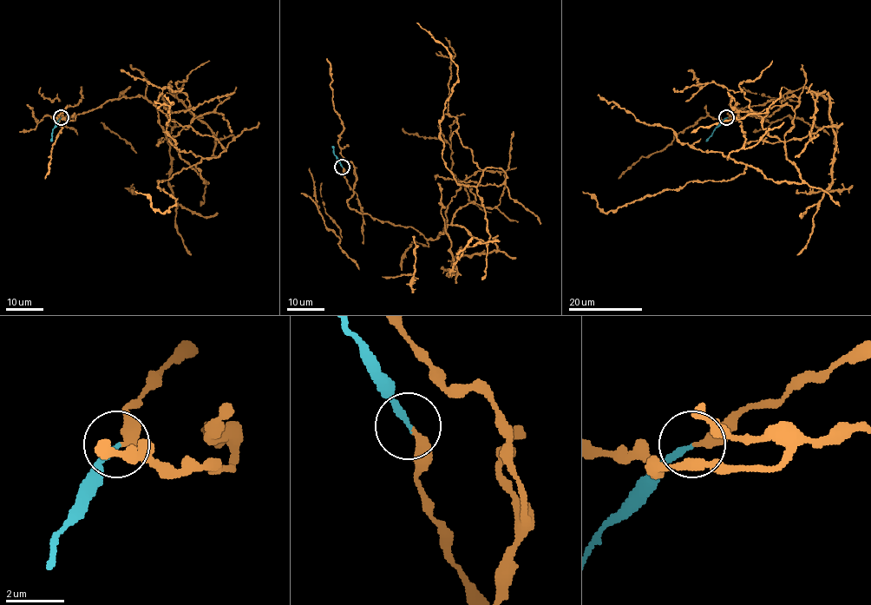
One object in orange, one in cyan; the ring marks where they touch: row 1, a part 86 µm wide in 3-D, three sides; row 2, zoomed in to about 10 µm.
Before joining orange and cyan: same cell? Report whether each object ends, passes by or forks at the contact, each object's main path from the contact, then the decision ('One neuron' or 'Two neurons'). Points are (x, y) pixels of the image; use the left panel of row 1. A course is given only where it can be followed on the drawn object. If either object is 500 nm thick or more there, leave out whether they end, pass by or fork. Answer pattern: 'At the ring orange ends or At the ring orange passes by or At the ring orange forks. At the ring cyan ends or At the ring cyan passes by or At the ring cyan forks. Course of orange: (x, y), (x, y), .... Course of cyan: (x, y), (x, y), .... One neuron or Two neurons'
At the ring orange ends. At the ring cyan ends. Course of orange: (61, 117), (148, 100), (166, 138), (209, 182), (194, 165), (159, 180), (176, 200), (160, 213), (134, 191). Course of cyan: (60, 117), (53, 128), (51, 141). One neuron

